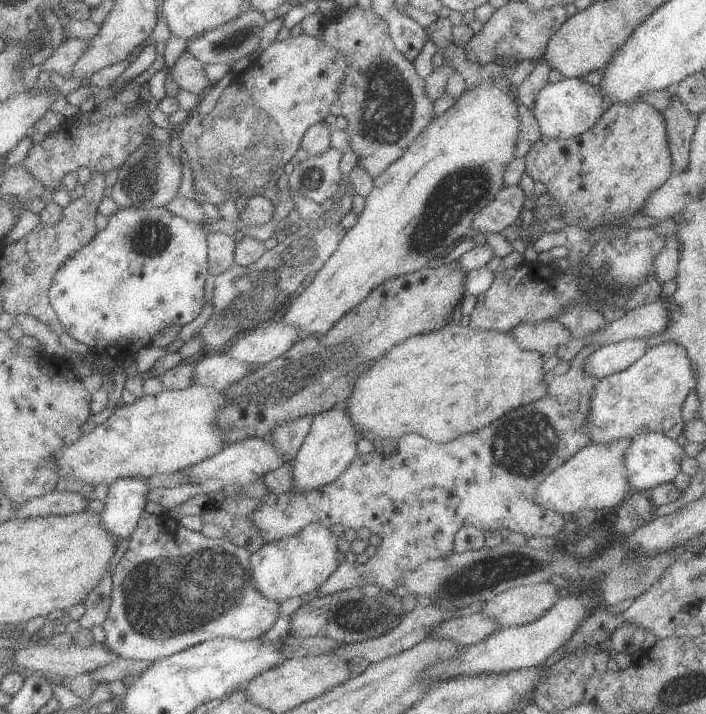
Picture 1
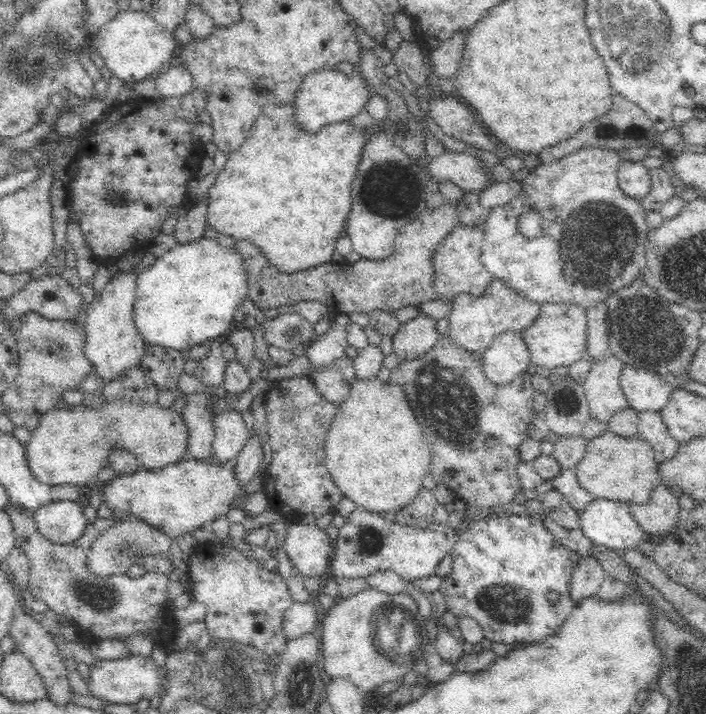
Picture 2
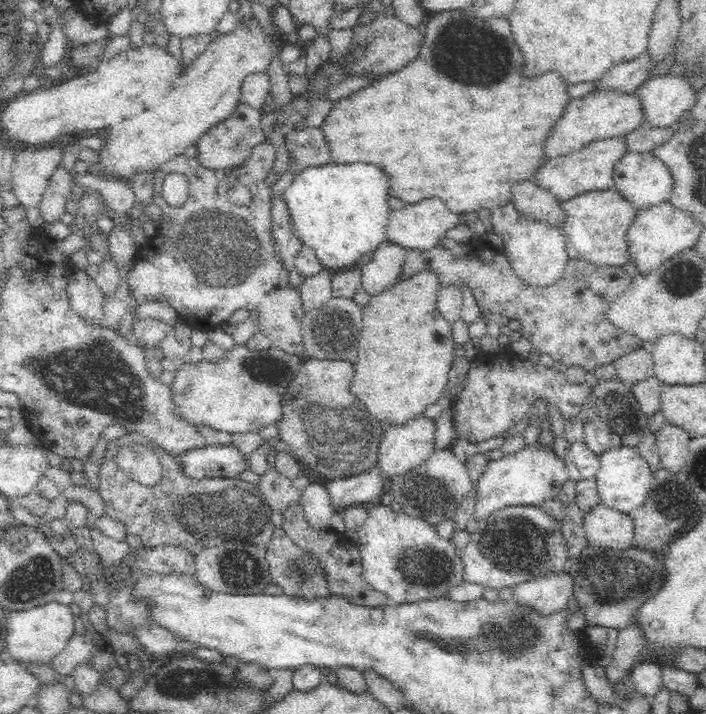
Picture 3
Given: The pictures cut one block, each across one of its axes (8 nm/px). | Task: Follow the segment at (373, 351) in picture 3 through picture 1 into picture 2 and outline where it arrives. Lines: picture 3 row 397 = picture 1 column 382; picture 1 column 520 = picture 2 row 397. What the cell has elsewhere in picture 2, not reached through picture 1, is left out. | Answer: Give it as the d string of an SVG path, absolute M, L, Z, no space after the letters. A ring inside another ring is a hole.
M378 377L354 378L346 400L336 406L334 420L325 436L325 463L334 485L343 497L354 502L356 508L396 513L423 488L422 480L430 474L430 447L412 412L402 385L383 382Z

